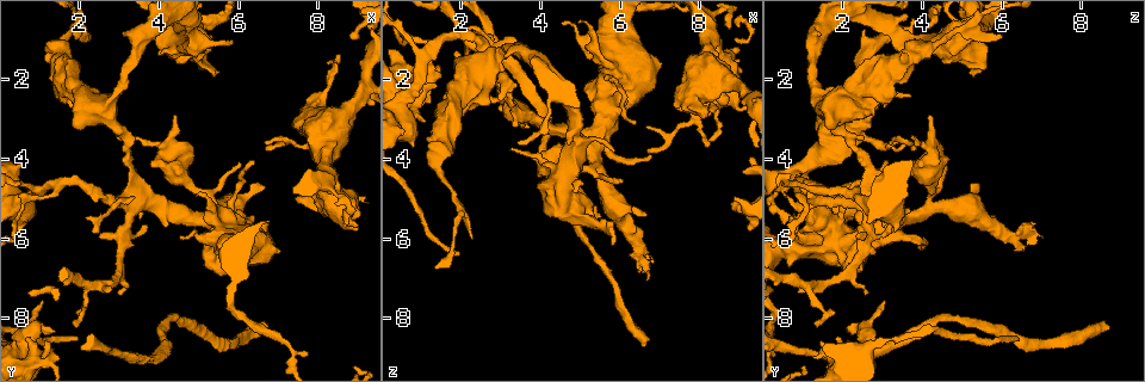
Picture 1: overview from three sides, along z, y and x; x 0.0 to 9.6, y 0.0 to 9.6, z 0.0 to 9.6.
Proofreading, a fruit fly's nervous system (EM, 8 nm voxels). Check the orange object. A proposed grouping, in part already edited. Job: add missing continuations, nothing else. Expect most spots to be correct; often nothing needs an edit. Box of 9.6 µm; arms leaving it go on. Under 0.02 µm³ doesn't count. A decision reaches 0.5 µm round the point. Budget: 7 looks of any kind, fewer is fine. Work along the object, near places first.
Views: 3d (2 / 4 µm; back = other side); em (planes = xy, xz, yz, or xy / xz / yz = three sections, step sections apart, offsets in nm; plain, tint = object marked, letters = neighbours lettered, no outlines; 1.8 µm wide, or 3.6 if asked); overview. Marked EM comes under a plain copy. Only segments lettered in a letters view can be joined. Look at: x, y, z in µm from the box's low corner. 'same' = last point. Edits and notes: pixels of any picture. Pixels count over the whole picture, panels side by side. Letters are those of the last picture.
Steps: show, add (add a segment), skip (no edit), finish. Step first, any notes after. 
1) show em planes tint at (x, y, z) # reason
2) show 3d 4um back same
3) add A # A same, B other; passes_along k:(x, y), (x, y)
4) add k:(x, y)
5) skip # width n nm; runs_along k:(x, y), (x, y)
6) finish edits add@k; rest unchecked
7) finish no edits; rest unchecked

show em 3.6um yz step 8 letters at (8.95, 5.70, 1.50) # thick end

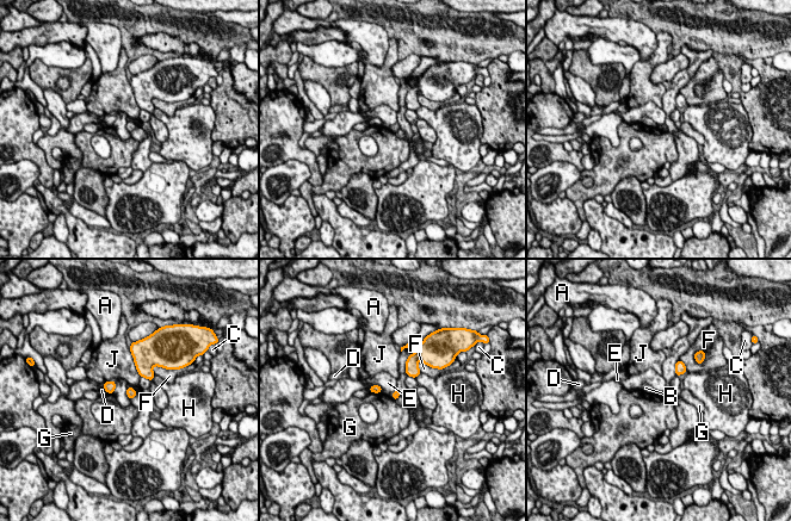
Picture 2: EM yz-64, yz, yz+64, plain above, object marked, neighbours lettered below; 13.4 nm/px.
skip # longest_contact J 360 nm; A other, B other, C other, D other, E other, F other, G other, H other, J other; border 2:(369, 388), (378, 385), (382, 389); none of them fits

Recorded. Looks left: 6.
show 3d 2um at (6.65, 5.90, 6.95) # an open end

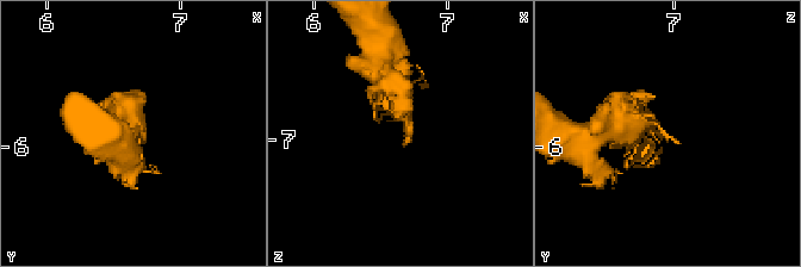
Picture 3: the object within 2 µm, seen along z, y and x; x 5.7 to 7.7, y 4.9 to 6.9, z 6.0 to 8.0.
show em planes letters at (6.72, 5.94, 7.00)

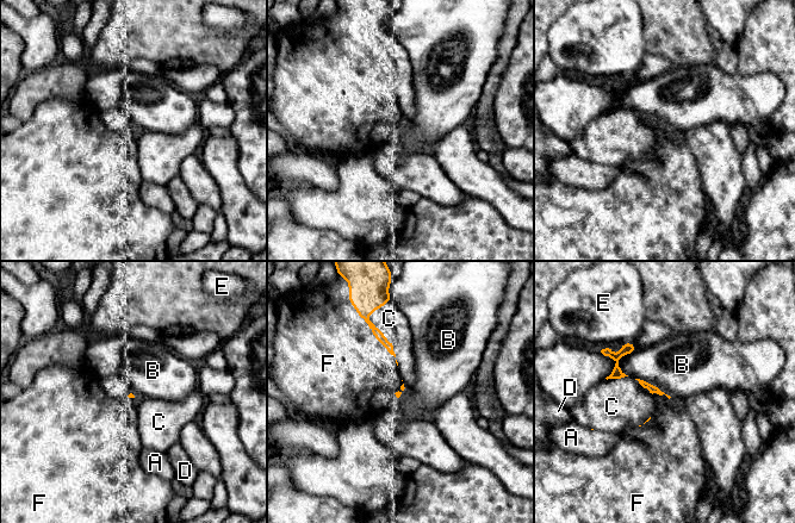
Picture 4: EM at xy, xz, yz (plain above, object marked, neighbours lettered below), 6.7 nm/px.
add C # A other, B other, C same, D other, E other, F other; the neuron continues

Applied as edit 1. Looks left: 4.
show em planes letters at (8.85, 1.00, 5.15) # free end

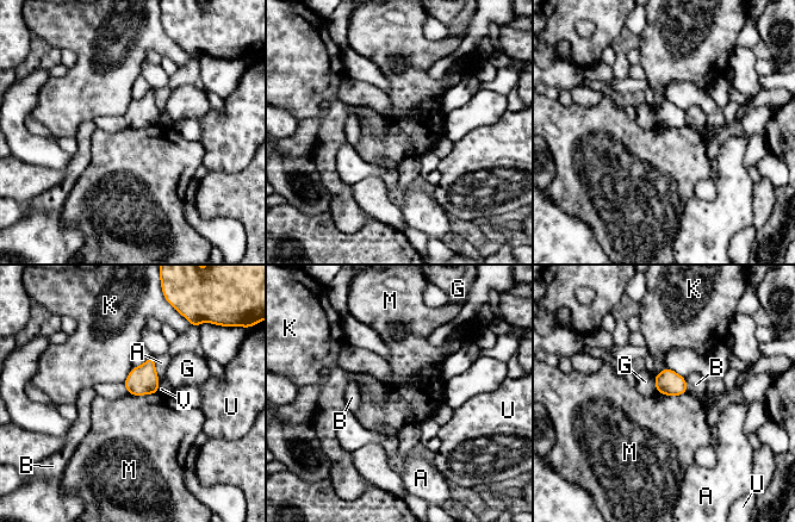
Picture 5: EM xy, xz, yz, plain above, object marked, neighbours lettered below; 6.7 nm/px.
skip # width 160 nm; A other, B other, G other, K other, M other, U other, V other; border 5:(157, 391), (150, 395), (128, 393); no lettered segment goes on from it

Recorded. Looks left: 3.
finish edits add@4; rest unchecked

